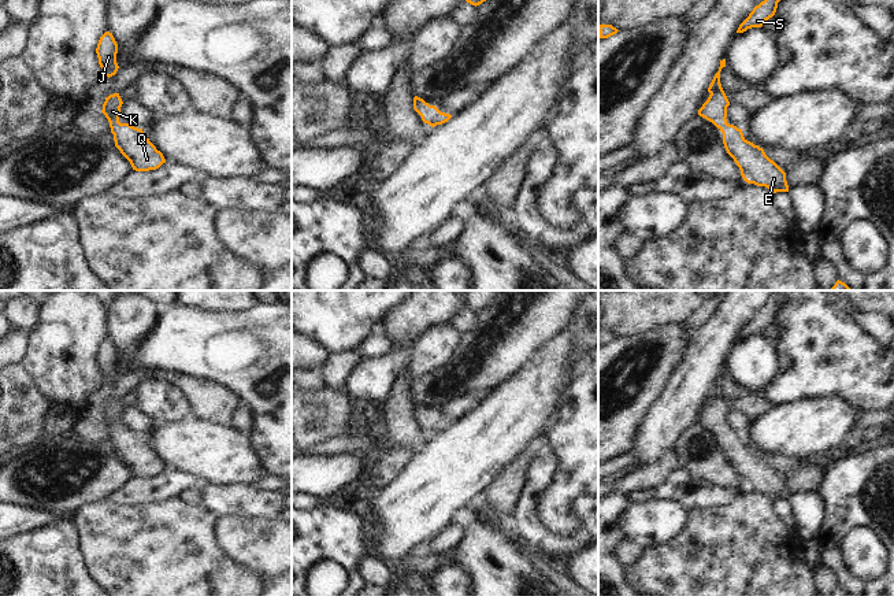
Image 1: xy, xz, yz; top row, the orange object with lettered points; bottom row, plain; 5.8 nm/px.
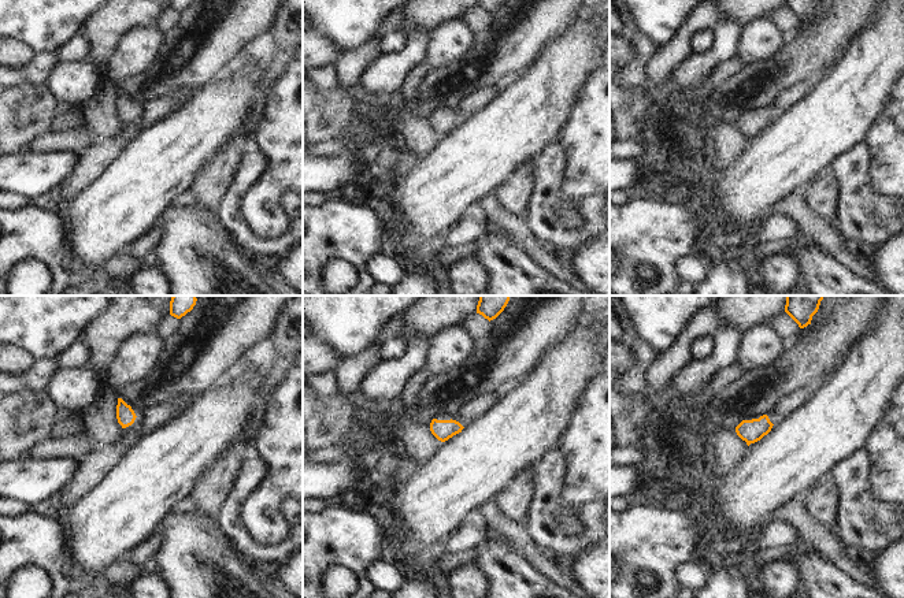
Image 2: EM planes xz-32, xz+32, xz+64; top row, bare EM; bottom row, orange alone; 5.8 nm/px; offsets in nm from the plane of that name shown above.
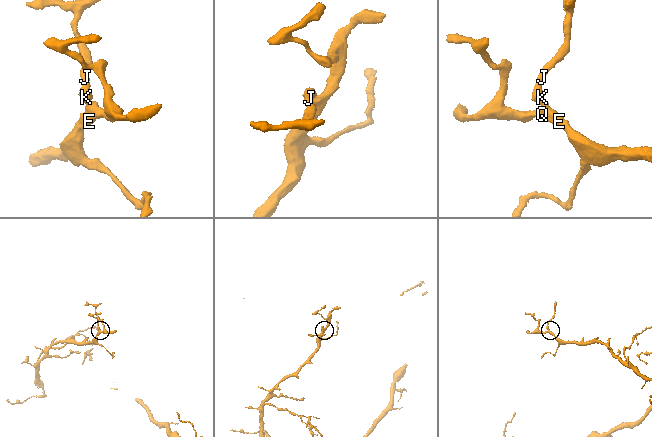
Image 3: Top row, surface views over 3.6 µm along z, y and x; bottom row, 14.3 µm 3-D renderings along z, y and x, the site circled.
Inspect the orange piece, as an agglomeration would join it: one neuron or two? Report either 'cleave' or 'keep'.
keep

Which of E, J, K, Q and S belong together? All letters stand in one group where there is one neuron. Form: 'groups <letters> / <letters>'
groups E J K Q S

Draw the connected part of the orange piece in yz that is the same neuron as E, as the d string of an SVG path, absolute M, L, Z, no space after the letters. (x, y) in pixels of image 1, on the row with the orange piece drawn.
M726 59L720 60L719 71L708 88L711 95L698 110L698 115L712 122L723 133L724 148L739 167L743 181L765 186L774 193L789 192L786 173L765 155L763 148L748 141L742 129L727 122L730 101L720 84L723 67L726 67Z

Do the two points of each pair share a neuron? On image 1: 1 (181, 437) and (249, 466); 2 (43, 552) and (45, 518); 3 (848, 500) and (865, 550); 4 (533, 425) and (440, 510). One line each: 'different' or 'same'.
1: same
2: different
3: different
4: same

